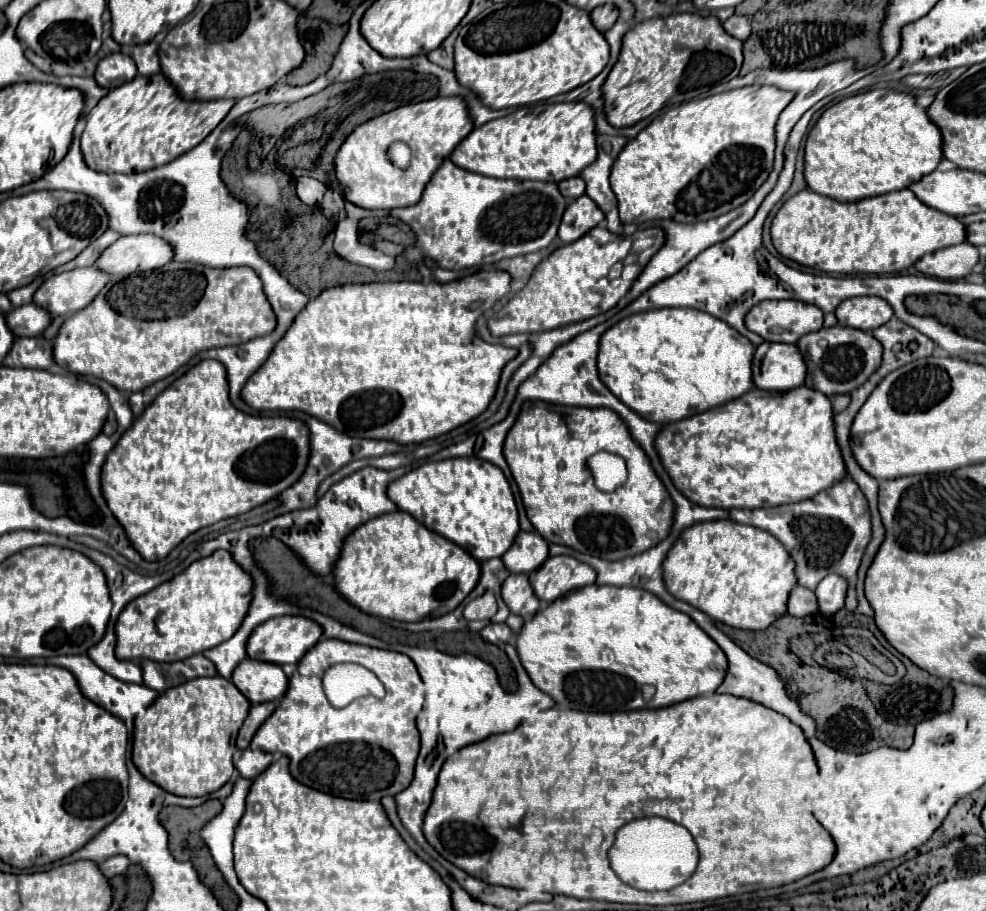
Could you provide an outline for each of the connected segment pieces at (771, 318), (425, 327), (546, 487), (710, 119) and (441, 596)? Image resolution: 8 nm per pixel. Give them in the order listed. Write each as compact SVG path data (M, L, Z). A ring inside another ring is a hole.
M761 301L745 317L745 325L765 341L797 343L801 335L823 325L823 311L803 301Z
M479 271L475 275L467 275L463 279L451 281L451 283L411 283L411 281L399 281L399 283L369 283L369 285L341 285L341 287L331 287L325 289L319 297L311 299L309 305L305 307L305 311L301 311L301 317L297 317L293 321L293 325L289 327L289 331L283 335L283 339L277 343L277 347L271 351L269 359L261 365L261 371L255 371L249 377L249 383L245 383L241 395L247 401L249 407L257 409L257 411L305 411L325 423L329 423L331 427L337 427L337 431L345 431L347 435L353 437L365 437L365 439L389 439L389 441L397 441L401 445L409 445L409 443L421 443L433 437L439 437L459 425L469 423L471 419L475 419L477 415L481 415L489 403L495 397L499 379L501 379L501 371L503 367L517 357L517 349L505 347L501 343L487 343L483 339L477 337L475 333L475 323L477 319L491 307L495 307L495 303L505 297L507 293L511 293L511 275L505 271Z
M527 401L523 403L517 421L505 439L503 451L511 473L519 485L527 517L539 531L539 535L549 543L565 545L579 553L587 553L605 561L621 561L625 557L633 557L641 551L655 547L669 535L673 527L675 503L669 491L657 477L645 451L631 437L623 419L611 409L575 409L563 405L549 405L545 401ZM599 451L611 451L615 455L621 455L627 463L629 479L613 493L603 493L593 485L587 459Z
M749 85L681 103L655 117L623 147L611 169L611 189L619 201L621 221L643 223L649 219L675 219L679 223L697 223L743 205L773 169L775 125L779 113L793 101L793 97L791 91L773 85Z
M395 511L385 513L369 523L357 527L345 541L341 559L335 567L335 587L355 607L369 615L395 619L395 621L421 621L427 617L441 617L463 603L463 599L475 589L481 577L481 567L467 551L449 543L449 539L429 531L423 523L417 523L409 513Z

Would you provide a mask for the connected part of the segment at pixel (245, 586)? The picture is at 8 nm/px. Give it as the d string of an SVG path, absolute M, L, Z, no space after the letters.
M225 549L215 551L213 555L191 563L183 573L173 577L171 581L133 599L129 607L125 607L115 627L117 629L115 655L119 659L131 659L131 661L151 659L159 663L173 663L203 653L207 649L213 649L237 633L245 615L249 613L251 599L253 599L253 577L245 569L241 569L241 565L233 559L233 555L229 555L229 551Z

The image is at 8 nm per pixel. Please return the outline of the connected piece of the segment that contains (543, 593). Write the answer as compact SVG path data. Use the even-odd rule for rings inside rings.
M567 555L547 557L547 561L529 577L535 595L547 603L563 597L573 589L595 583L595 571L587 563Z

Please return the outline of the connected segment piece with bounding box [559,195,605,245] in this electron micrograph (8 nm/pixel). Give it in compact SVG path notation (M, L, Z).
M581 195L565 209L565 215L563 215L563 221L559 227L559 239L565 245L573 243L573 241L581 239L587 231L597 227L603 219L605 217L603 217L601 209L595 205L595 201L589 199L587 195Z

